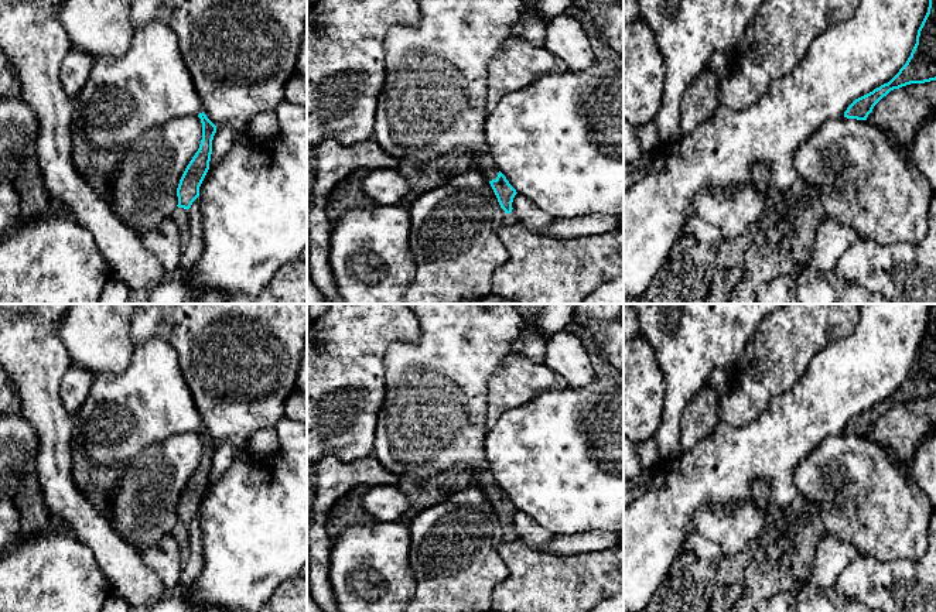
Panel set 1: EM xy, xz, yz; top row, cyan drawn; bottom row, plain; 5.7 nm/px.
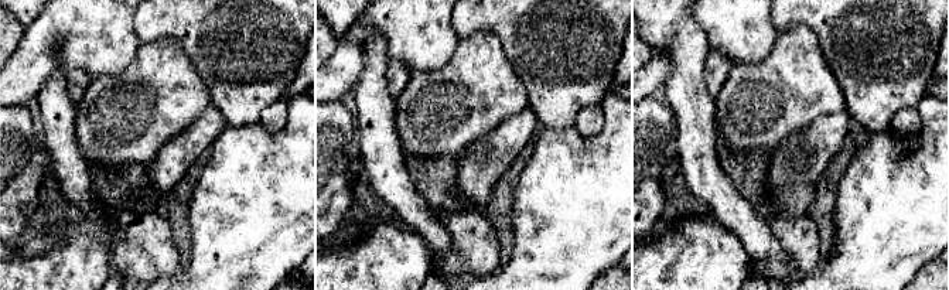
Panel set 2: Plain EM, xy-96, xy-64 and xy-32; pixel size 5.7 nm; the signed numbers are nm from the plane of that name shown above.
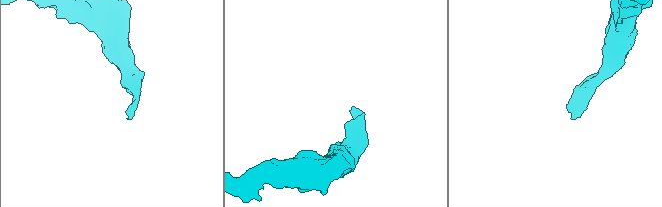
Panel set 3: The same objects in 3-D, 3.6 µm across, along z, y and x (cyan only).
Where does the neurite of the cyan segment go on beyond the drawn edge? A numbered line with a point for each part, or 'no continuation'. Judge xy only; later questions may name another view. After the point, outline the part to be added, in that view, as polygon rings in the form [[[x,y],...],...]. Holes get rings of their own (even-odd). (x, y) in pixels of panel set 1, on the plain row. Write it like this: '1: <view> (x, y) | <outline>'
1: xy (181, 533) | [[[177,523],[171,531],[171,536],[180,543],[181,564],[184,568],[187,565],[188,557],[189,557],[189,526],[184,526],[184,524]]]

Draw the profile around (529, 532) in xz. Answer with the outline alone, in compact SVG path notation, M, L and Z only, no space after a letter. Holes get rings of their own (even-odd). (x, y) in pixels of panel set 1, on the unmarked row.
M522 510L515 512L512 524L516 530L517 540L536 550L543 550L556 537L550 530L540 526L532 516Z

